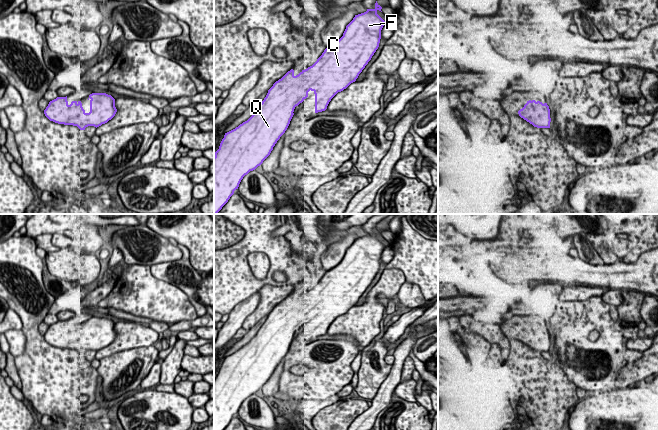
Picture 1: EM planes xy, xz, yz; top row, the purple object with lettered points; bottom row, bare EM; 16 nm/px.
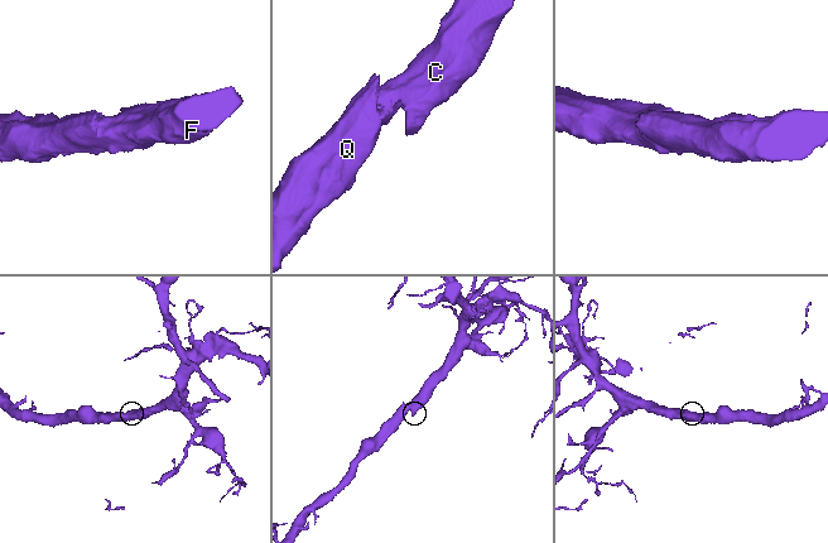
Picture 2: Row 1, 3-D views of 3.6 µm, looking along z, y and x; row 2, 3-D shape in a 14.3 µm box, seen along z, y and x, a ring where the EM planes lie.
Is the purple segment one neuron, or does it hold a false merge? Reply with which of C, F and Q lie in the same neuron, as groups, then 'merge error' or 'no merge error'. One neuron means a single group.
groups C F Q; no merge error

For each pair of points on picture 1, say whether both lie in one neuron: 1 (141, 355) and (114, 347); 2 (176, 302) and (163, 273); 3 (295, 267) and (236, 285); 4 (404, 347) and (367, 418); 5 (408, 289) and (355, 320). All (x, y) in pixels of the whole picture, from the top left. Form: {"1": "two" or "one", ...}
{"1": "two", "2": "two", "3": "one", "4": "one", "5": "two"}

